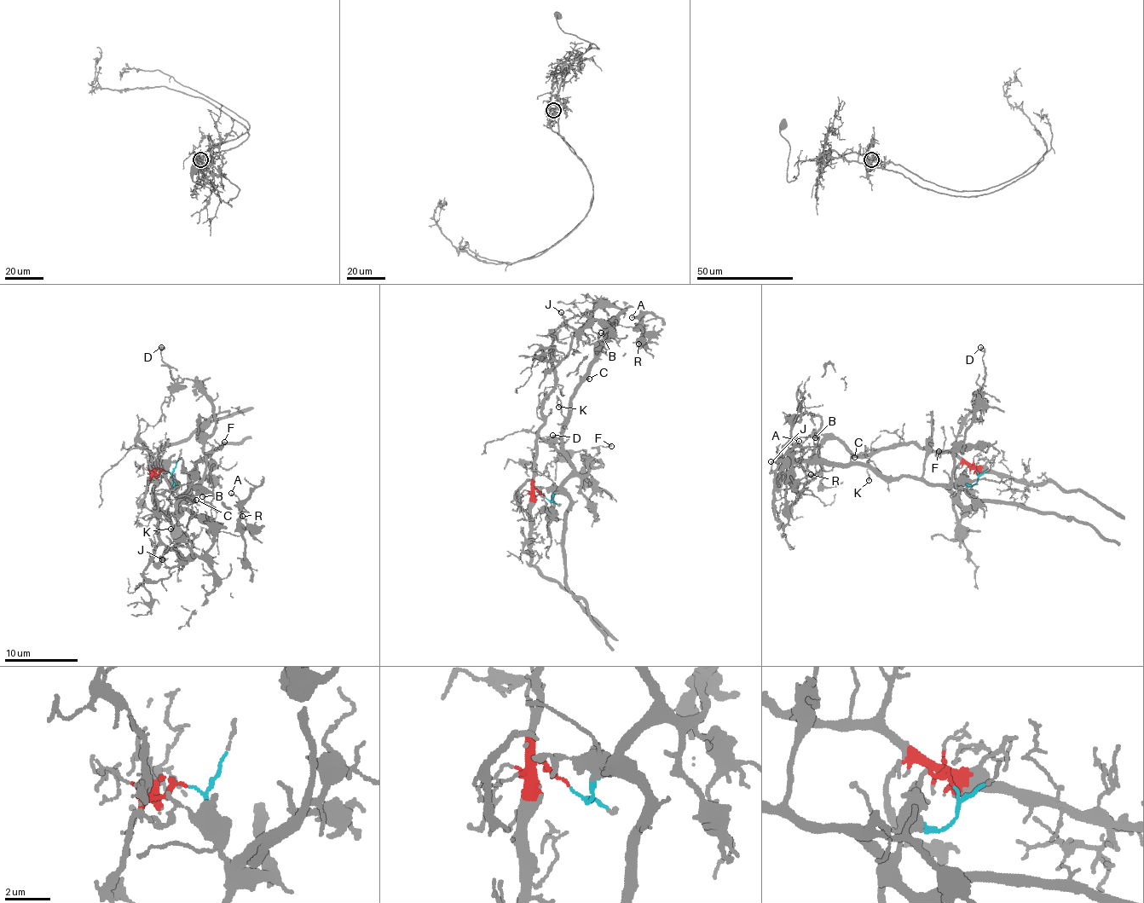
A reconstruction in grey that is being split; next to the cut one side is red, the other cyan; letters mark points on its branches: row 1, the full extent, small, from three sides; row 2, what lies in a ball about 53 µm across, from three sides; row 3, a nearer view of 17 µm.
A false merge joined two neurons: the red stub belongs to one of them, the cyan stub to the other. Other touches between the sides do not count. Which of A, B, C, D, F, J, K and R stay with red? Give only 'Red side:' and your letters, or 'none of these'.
Red side: none of these

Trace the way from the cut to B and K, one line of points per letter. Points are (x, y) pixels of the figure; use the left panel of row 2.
B: (166, 471), (177, 496), (189, 490), (176, 512), (209, 517), (211, 506), (202, 495)
K: (166, 471), (172, 477), (177, 496), (189, 491), (177, 502), (176, 515), (168, 511), (170, 529)

